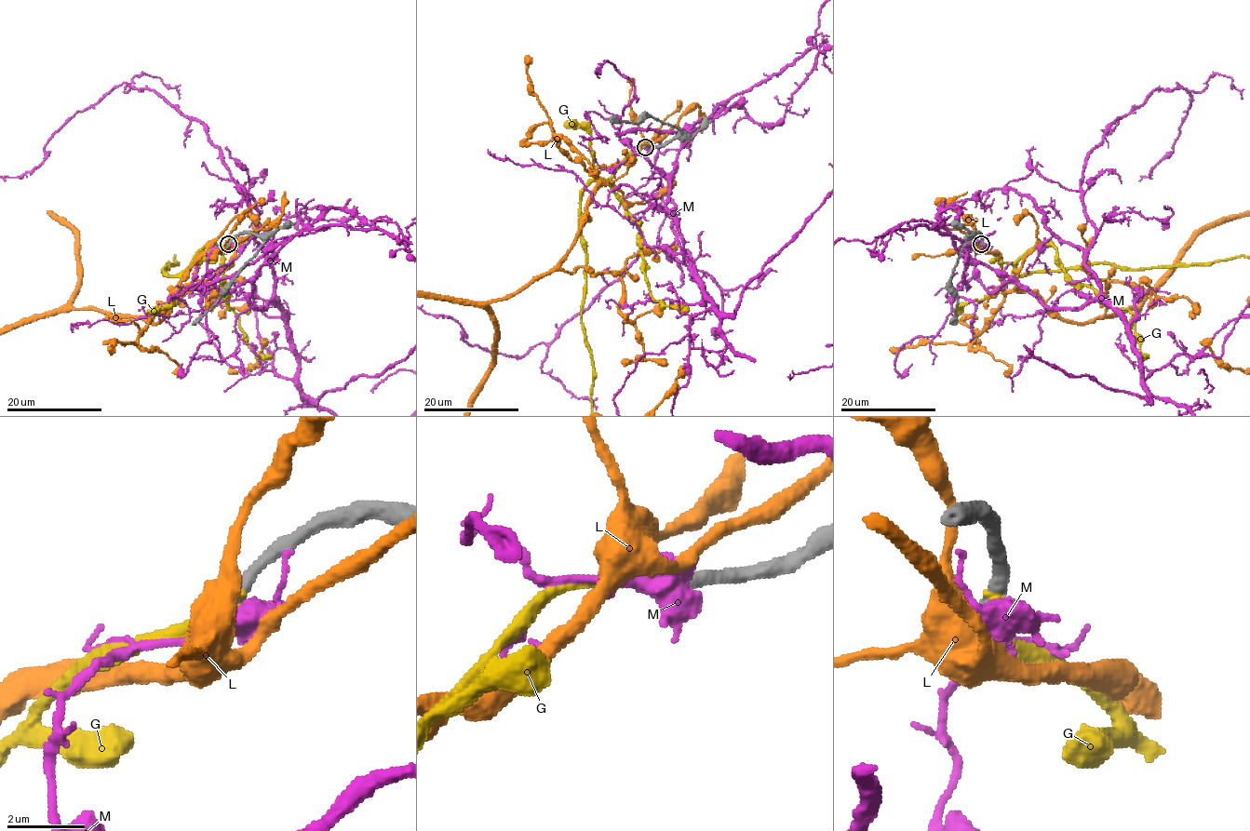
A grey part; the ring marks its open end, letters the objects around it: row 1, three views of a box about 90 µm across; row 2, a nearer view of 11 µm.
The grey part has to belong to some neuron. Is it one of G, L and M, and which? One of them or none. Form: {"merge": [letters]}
{"merge": ["G"]}

